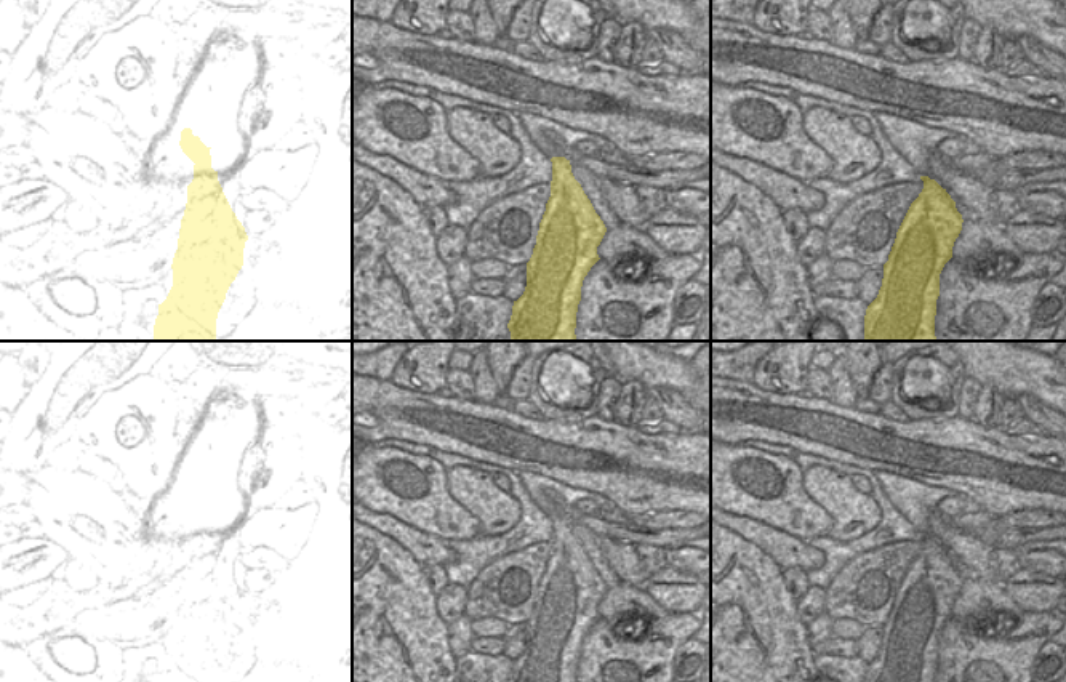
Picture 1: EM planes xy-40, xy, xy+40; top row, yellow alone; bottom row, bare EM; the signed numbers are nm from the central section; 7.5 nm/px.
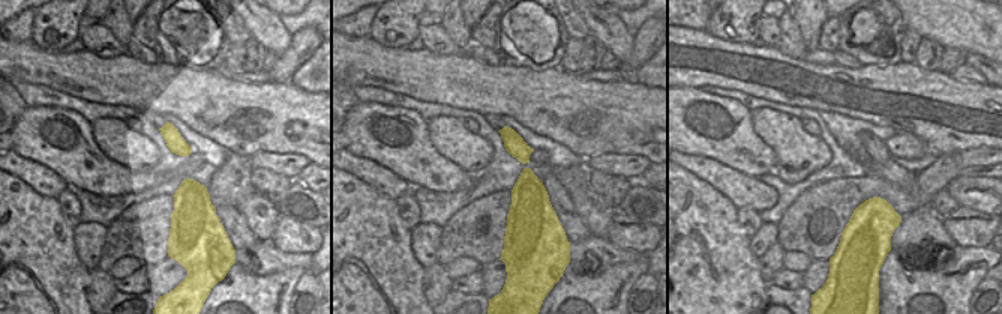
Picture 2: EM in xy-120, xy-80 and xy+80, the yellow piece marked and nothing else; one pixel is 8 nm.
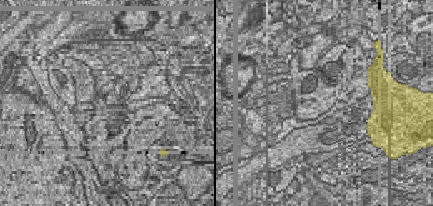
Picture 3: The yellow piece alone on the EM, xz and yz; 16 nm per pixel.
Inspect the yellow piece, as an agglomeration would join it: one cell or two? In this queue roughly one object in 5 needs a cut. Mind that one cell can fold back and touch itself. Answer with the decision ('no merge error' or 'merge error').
no merge error

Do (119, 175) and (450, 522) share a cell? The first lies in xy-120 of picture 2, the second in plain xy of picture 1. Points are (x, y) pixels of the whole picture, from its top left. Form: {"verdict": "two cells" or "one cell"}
{"verdict": "one cell"}

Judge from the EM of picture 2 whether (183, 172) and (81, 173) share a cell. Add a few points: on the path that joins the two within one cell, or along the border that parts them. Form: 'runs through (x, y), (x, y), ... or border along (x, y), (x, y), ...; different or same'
runs through (158, 179), (107, 178); same

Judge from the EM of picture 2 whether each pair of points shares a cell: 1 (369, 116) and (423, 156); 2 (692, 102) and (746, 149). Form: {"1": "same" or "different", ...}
{"1": "same", "2": "same"}

